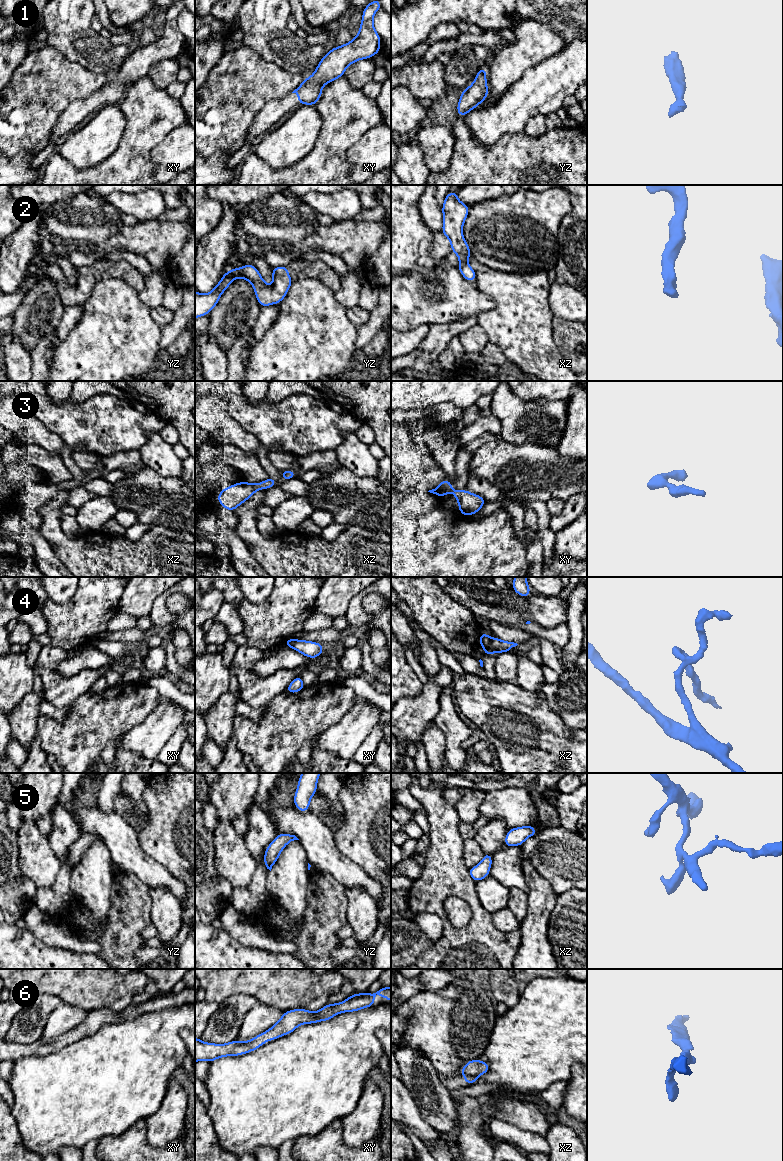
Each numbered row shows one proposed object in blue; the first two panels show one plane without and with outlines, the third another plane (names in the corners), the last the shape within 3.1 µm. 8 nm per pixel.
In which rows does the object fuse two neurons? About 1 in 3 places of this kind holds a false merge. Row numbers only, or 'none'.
4

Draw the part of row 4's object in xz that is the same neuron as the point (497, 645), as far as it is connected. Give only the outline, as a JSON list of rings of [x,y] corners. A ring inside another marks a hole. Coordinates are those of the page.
[[[492,638],[490,645],[485,649],[483,656],[488,654],[495,654],[497,652],[509,652],[513,647],[517,646],[517,643],[503,641],[499,638]]]

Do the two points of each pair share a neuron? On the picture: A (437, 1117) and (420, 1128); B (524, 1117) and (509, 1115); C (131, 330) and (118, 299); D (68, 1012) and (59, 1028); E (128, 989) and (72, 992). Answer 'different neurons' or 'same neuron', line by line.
A: different neurons
B: same neuron
C: same neuron
D: same neuron
E: same neuron

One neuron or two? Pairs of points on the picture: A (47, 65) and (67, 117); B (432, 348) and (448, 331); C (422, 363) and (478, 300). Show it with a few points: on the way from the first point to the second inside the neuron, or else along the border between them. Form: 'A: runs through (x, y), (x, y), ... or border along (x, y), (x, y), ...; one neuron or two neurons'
A: border along (85, 98), (73, 101), (60, 115), (52, 130); two neurons
B: runs through (435, 344), (444, 335); one neuron
C: border along (476, 316), (436, 324); two neurons

